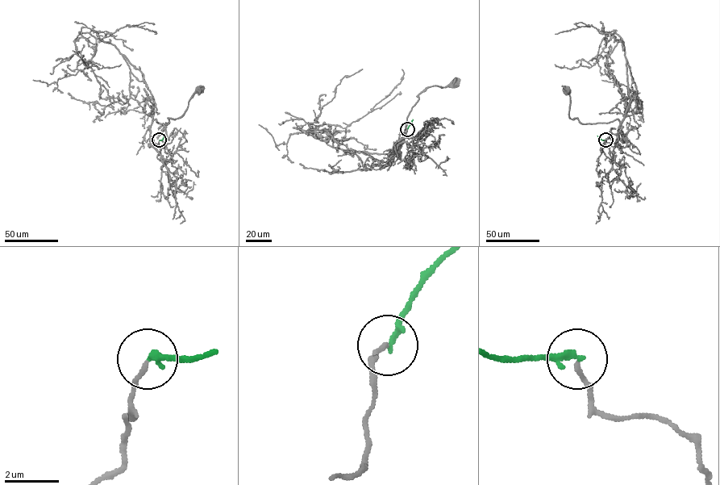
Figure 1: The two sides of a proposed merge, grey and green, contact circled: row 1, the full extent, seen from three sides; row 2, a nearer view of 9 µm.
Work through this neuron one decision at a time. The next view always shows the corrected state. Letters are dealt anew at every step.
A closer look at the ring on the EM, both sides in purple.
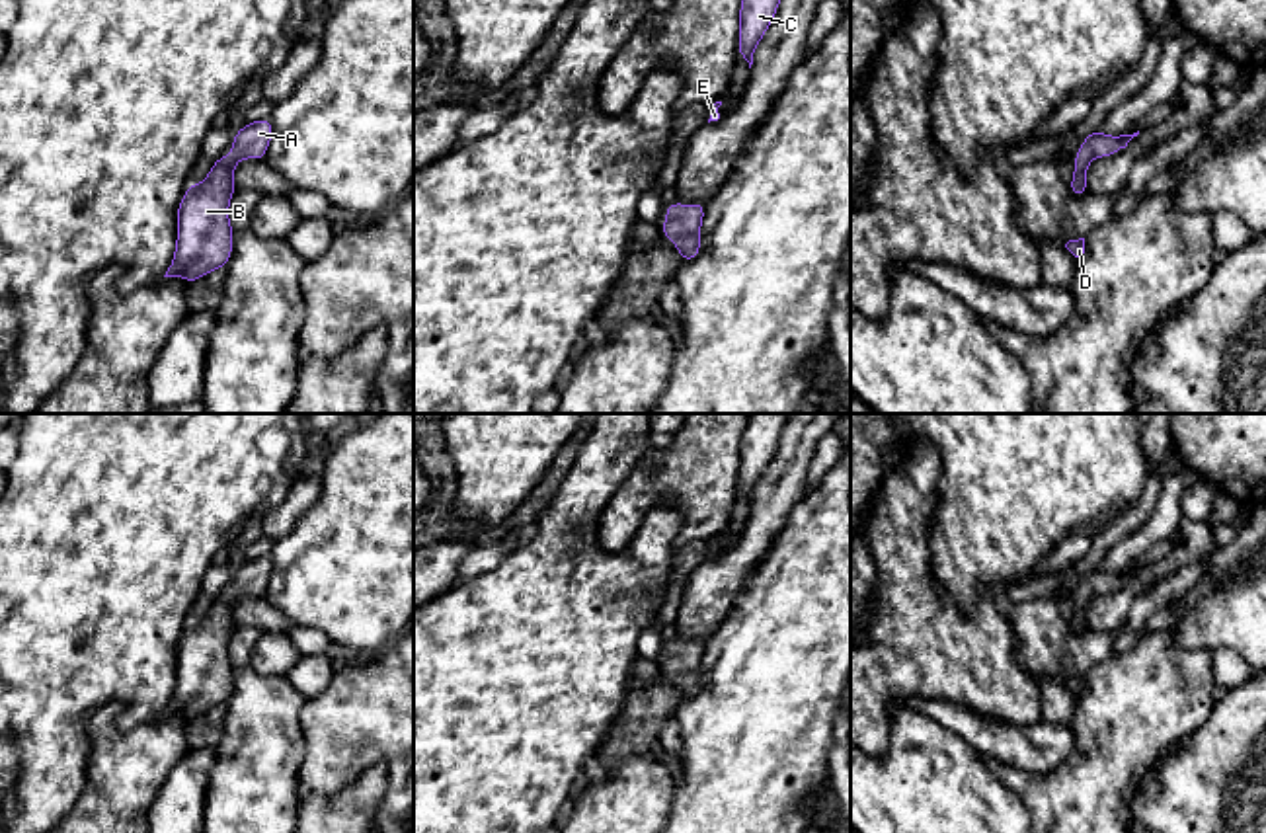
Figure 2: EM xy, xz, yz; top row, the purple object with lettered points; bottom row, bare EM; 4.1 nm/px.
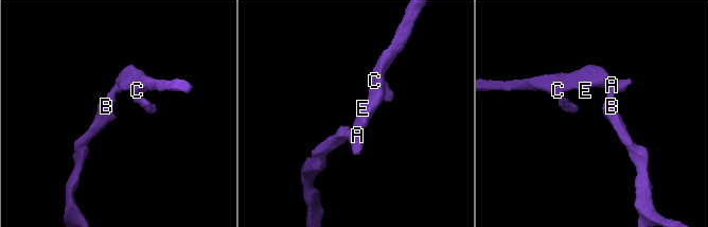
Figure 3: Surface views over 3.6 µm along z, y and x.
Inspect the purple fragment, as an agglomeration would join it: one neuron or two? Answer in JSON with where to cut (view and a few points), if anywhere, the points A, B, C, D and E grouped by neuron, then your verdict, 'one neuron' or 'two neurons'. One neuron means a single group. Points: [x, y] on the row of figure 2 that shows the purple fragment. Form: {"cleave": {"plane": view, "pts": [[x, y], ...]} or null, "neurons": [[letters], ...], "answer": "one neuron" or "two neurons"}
{"cleave": null, "neurons": [["A", "B", "C", "D", "E"]], "answer": "one neuron"}

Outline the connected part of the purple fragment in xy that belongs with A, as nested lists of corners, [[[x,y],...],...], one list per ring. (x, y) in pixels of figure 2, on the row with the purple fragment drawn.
[[[269,117],[246,123],[232,139],[232,152],[213,162],[205,181],[187,187],[178,205],[176,254],[164,277],[183,277],[191,285],[230,261],[234,230],[228,203],[236,195],[232,176],[242,156],[265,158],[271,135]]]

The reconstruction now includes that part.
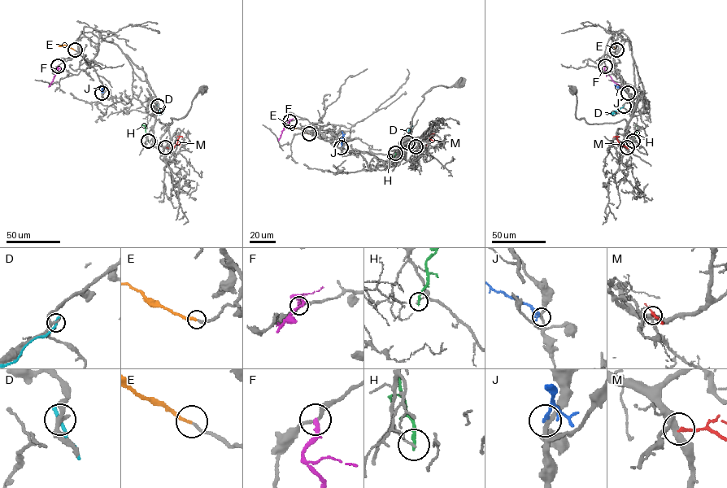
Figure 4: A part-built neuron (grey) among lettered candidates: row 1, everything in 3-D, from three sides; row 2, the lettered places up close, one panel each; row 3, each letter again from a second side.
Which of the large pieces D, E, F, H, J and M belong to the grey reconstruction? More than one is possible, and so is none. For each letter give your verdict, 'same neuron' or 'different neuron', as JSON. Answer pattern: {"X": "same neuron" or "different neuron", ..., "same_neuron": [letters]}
{"D": "different neuron", "E": "same neuron", "F": "different neuron", "H": "different neuron", "J": "different neuron", "M": "different neuron", "same_neuron": ["E"]}

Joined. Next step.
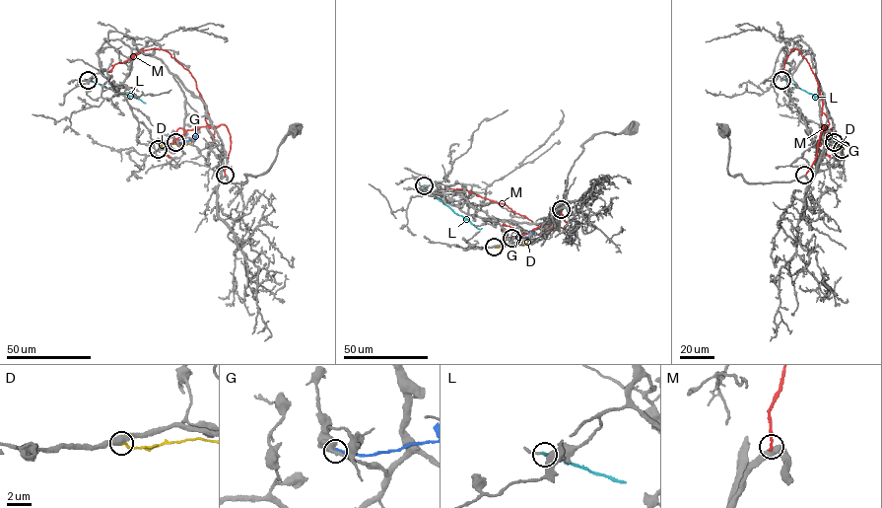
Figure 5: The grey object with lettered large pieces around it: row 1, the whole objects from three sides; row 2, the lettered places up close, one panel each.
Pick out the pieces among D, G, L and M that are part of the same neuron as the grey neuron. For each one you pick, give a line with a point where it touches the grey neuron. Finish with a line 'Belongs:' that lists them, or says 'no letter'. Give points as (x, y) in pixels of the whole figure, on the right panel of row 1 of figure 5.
Belongs: no letter

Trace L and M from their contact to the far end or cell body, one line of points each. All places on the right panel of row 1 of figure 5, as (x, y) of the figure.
L: (781, 80), (822, 99), (824, 103)
M: (804, 175), (815, 158), (822, 124), (829, 123), (818, 82), (798, 49), (783, 61), (784, 72)

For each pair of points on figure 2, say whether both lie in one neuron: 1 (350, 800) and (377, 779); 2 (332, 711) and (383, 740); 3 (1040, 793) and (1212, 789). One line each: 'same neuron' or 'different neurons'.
1: same neuron
2: same neuron
3: different neurons

